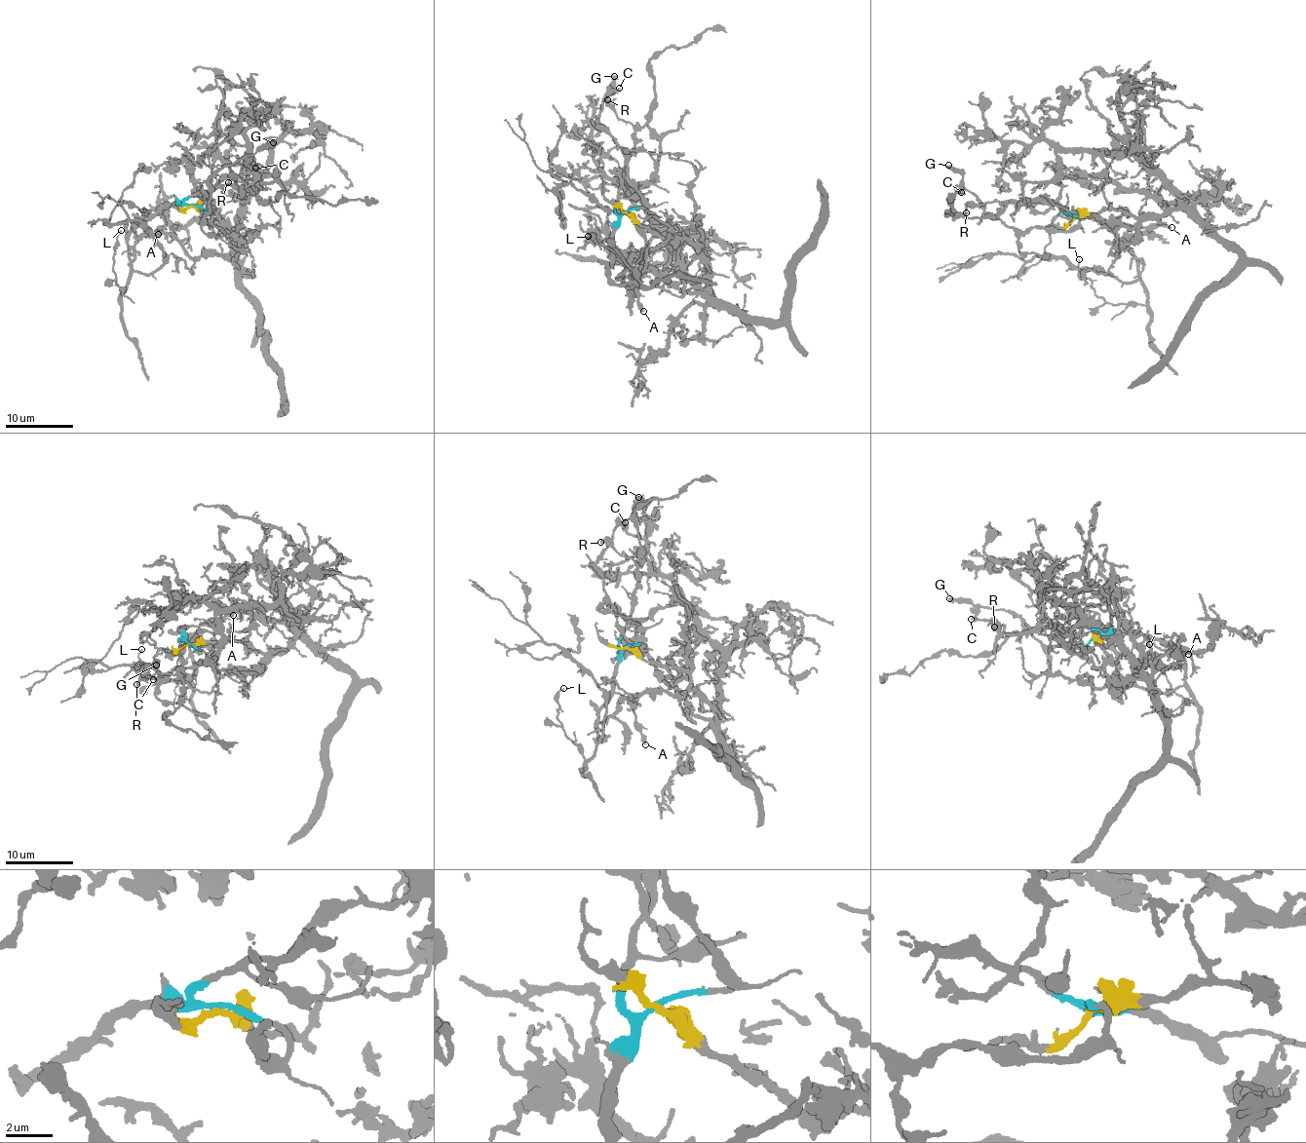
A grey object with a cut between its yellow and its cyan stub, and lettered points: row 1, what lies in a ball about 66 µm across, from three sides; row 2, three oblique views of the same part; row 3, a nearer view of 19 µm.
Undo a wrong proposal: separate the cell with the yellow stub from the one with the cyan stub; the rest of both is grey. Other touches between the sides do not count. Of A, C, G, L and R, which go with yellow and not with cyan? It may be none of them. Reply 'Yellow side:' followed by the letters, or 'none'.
Yellow side: none

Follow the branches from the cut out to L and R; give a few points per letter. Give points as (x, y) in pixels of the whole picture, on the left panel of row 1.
L: (191, 204), (169, 206), (132, 231), (131, 275), (127, 287), (122, 292), (117, 284), (112, 256), (120, 230)
R: (191, 204), (184, 200), (224, 185), (246, 185), (232, 175), (227, 182)

